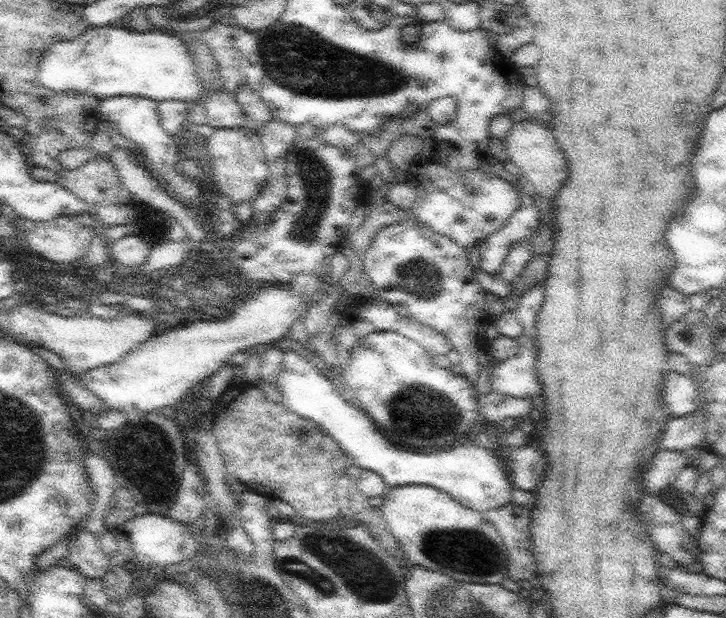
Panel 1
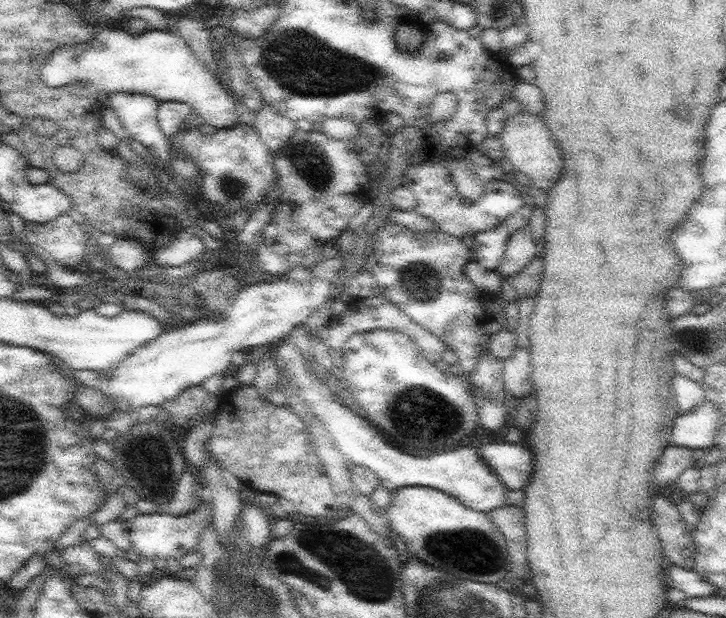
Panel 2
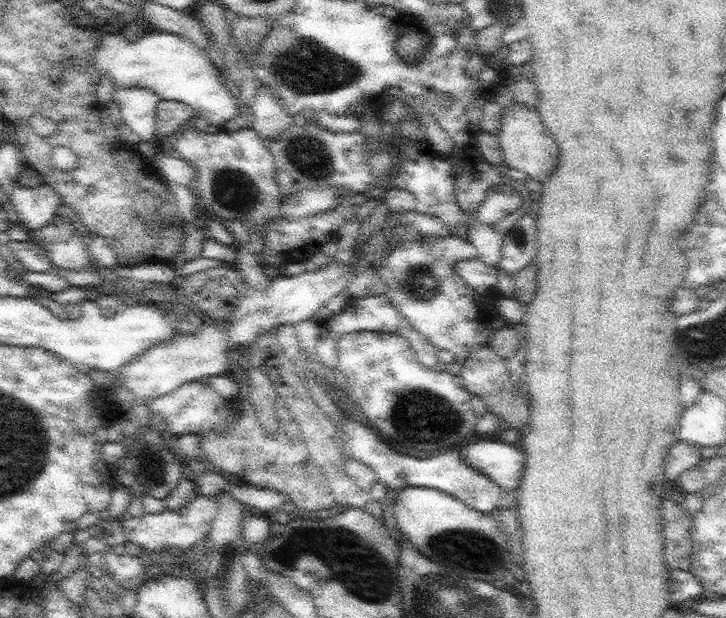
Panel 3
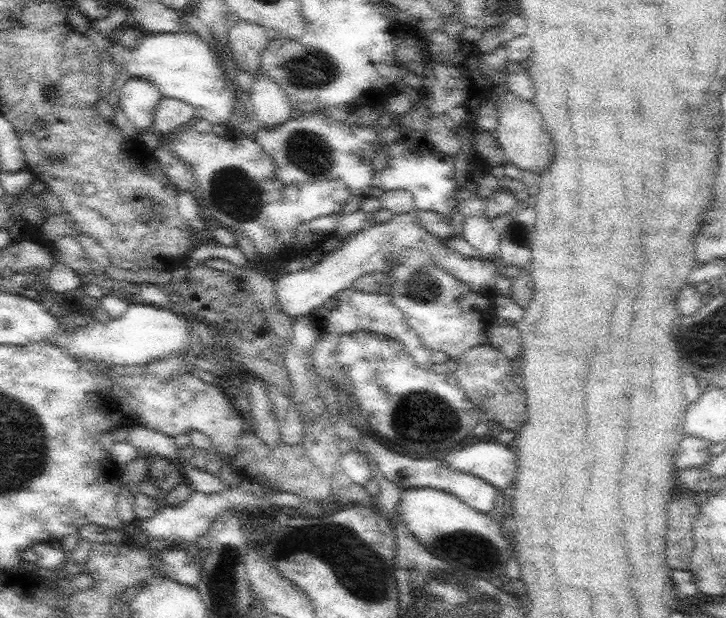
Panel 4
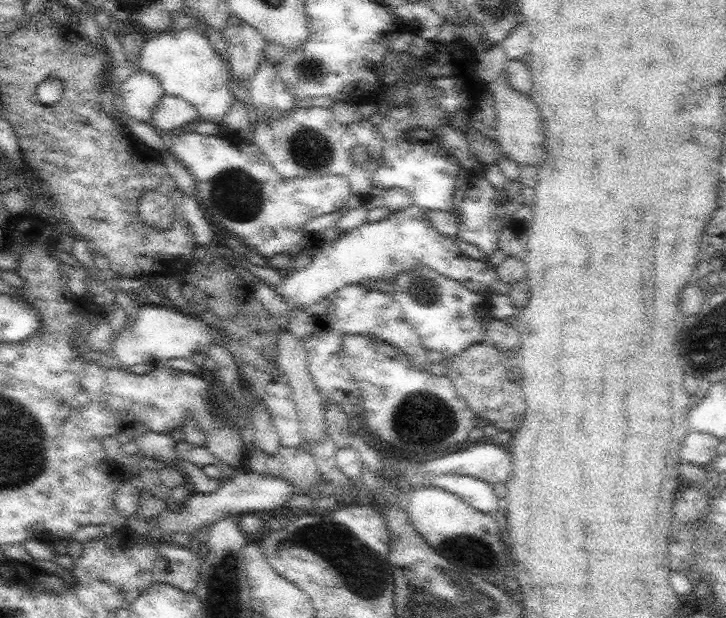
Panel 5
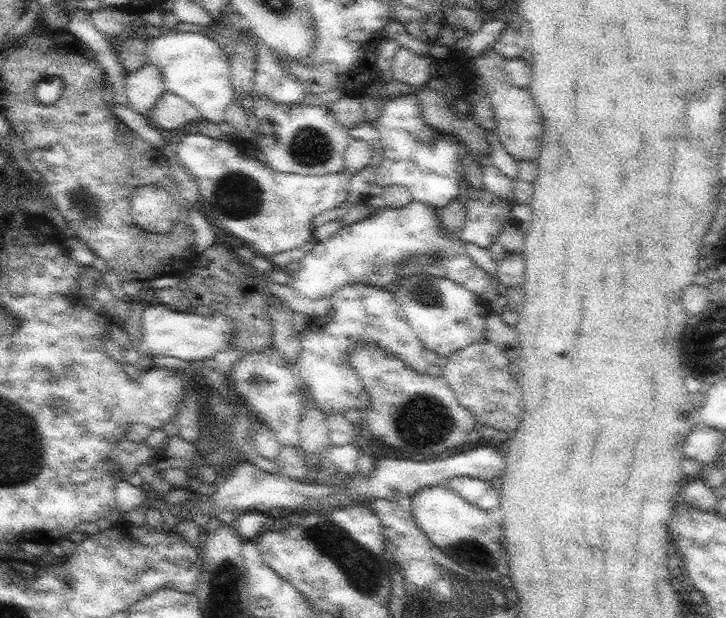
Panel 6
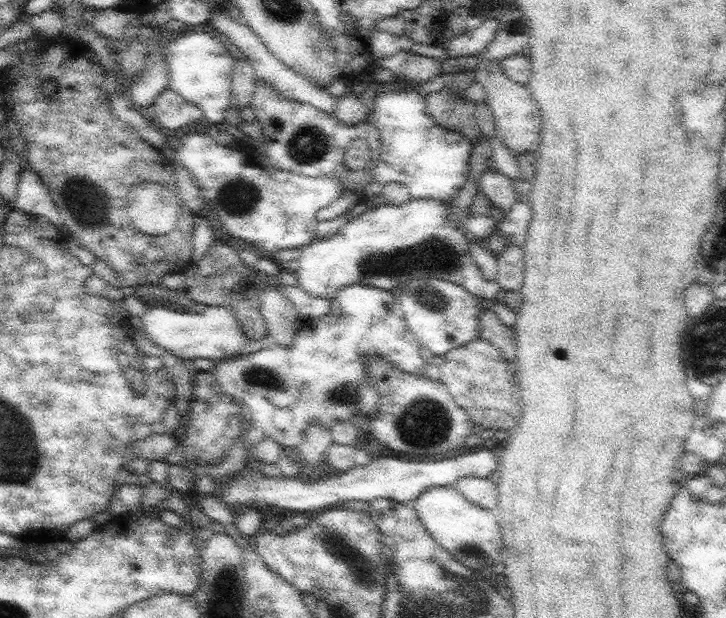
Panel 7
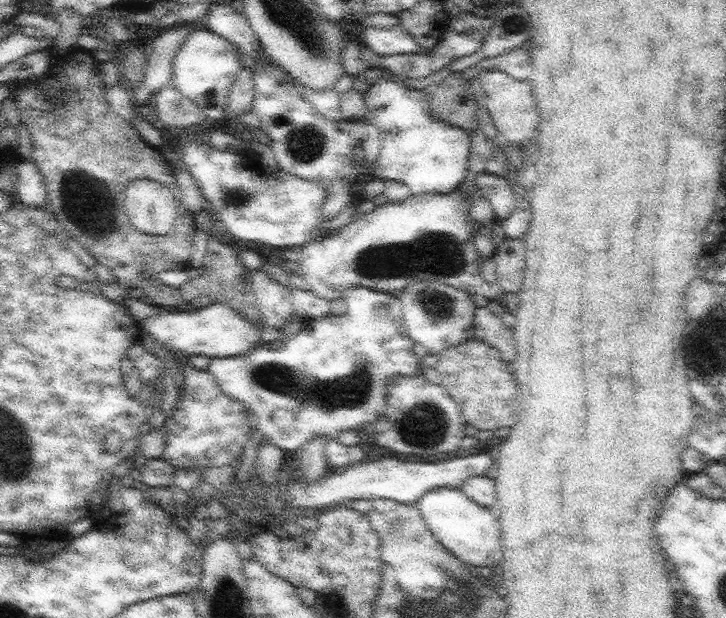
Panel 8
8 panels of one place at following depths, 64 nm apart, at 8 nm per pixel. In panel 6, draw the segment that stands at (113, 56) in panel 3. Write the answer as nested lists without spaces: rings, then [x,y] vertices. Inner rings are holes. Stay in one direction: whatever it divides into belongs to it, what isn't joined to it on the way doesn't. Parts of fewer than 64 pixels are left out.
[[[190,30],[172,31],[166,36],[154,38],[146,46],[147,63],[154,63],[162,71],[165,87],[171,93],[177,94],[188,100],[201,112],[201,119],[219,124],[225,119],[228,107],[235,100],[231,64],[229,53],[222,50],[216,40],[206,34],[190,32]]]

